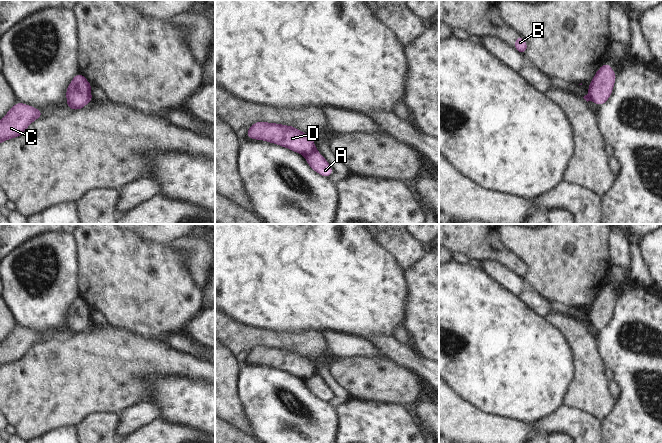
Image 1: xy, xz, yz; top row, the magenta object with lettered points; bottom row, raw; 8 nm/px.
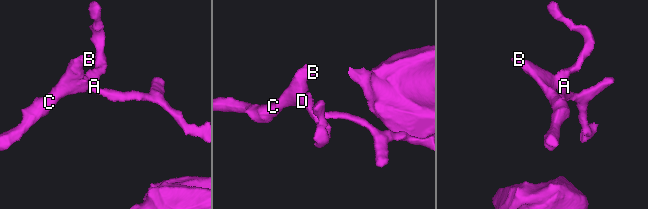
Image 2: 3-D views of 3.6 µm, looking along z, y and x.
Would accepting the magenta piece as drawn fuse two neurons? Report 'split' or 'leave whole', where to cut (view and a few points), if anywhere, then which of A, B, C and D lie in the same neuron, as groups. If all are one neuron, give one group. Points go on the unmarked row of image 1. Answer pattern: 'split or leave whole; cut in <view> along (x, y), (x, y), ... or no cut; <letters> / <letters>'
split; cut in xz along (315, 373), (305, 380); A / B C D

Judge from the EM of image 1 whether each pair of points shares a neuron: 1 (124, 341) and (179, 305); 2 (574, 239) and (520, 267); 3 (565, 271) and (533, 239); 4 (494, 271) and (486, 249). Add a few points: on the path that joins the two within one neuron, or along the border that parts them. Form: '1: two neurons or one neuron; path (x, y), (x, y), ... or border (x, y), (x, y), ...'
1: two neurons; border (112, 328), (125, 329), (158, 340)
2: two neurons; border (507, 249), (525, 265), (527, 273), (524, 278)
3: one neuron; path (557, 263), (541, 247)
4: two neurons; border (481, 260), (494, 260), (512, 270)

